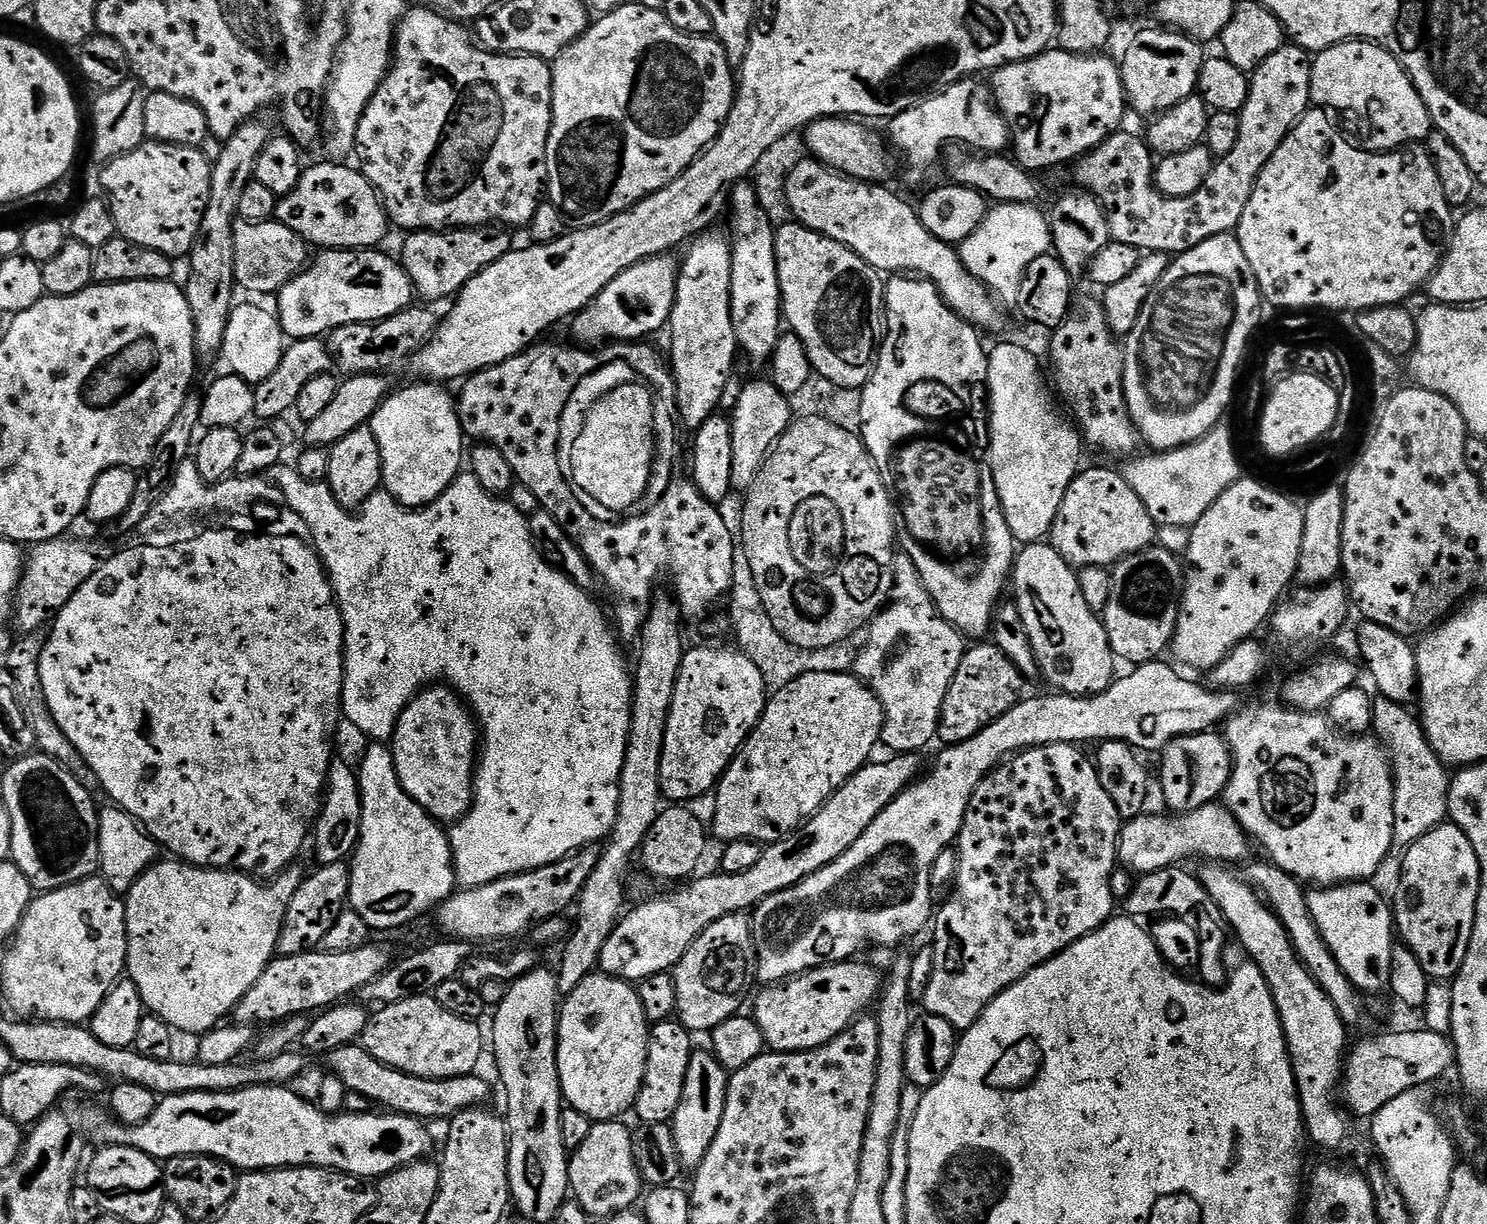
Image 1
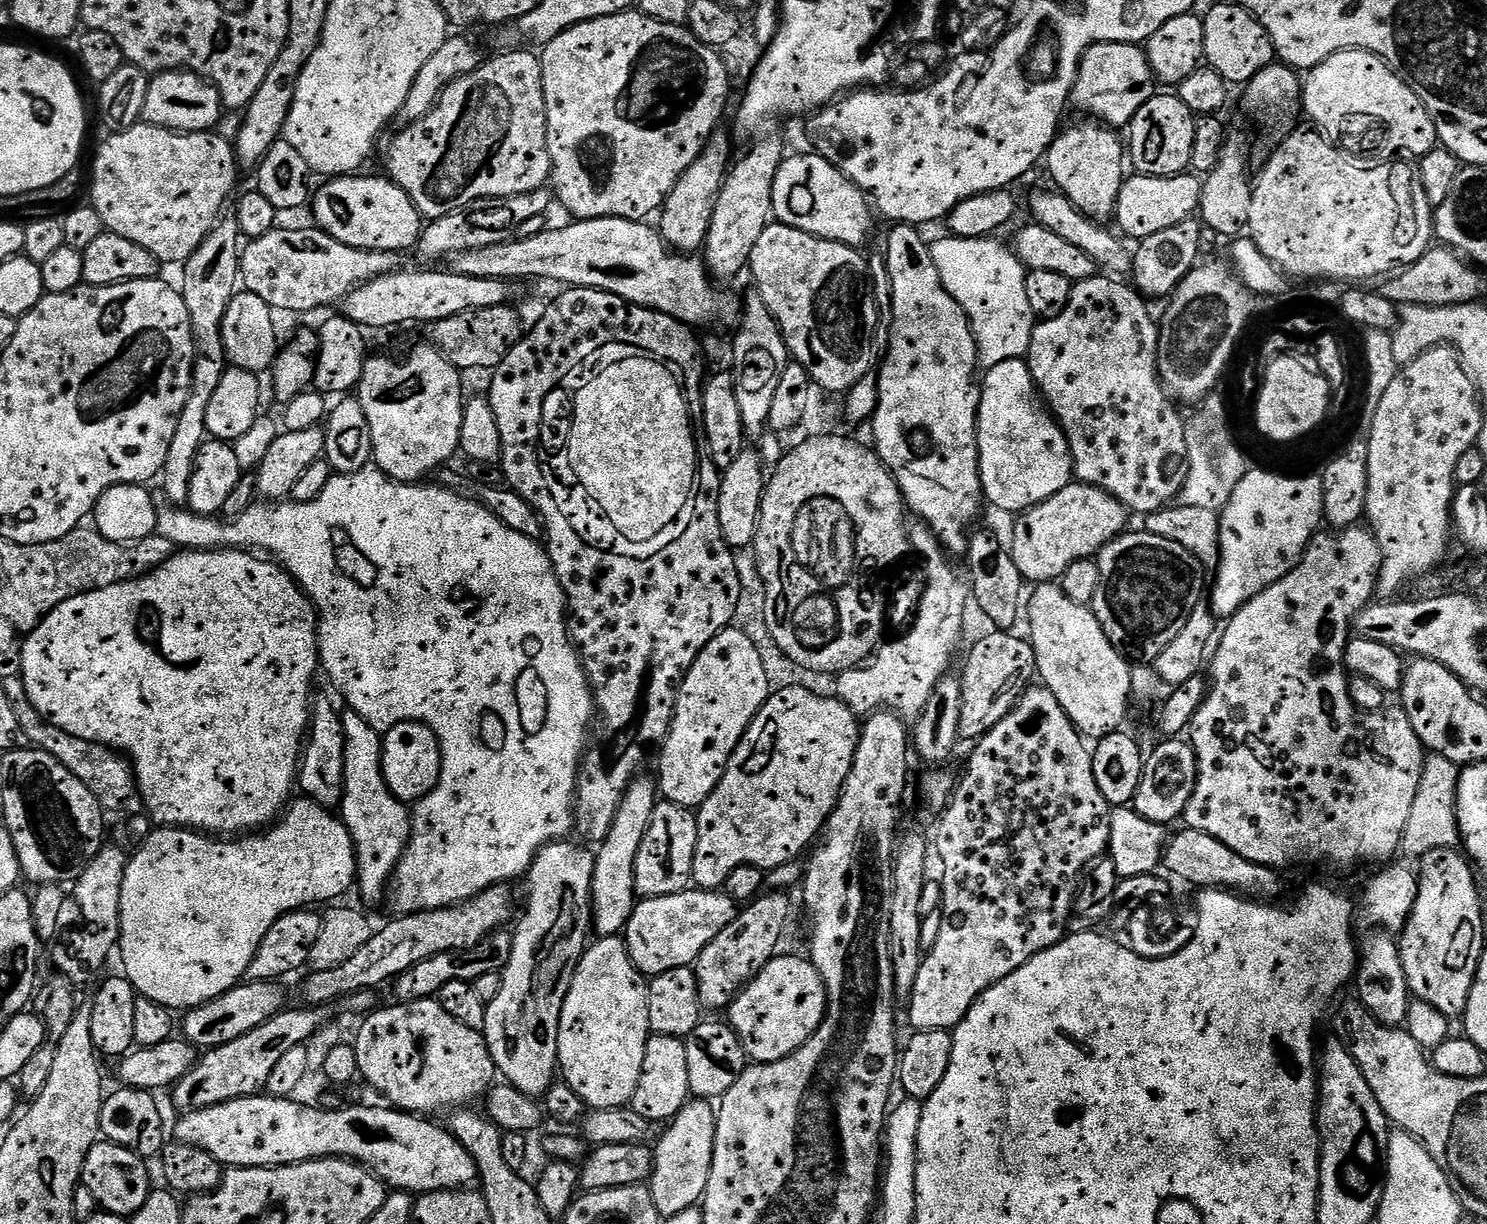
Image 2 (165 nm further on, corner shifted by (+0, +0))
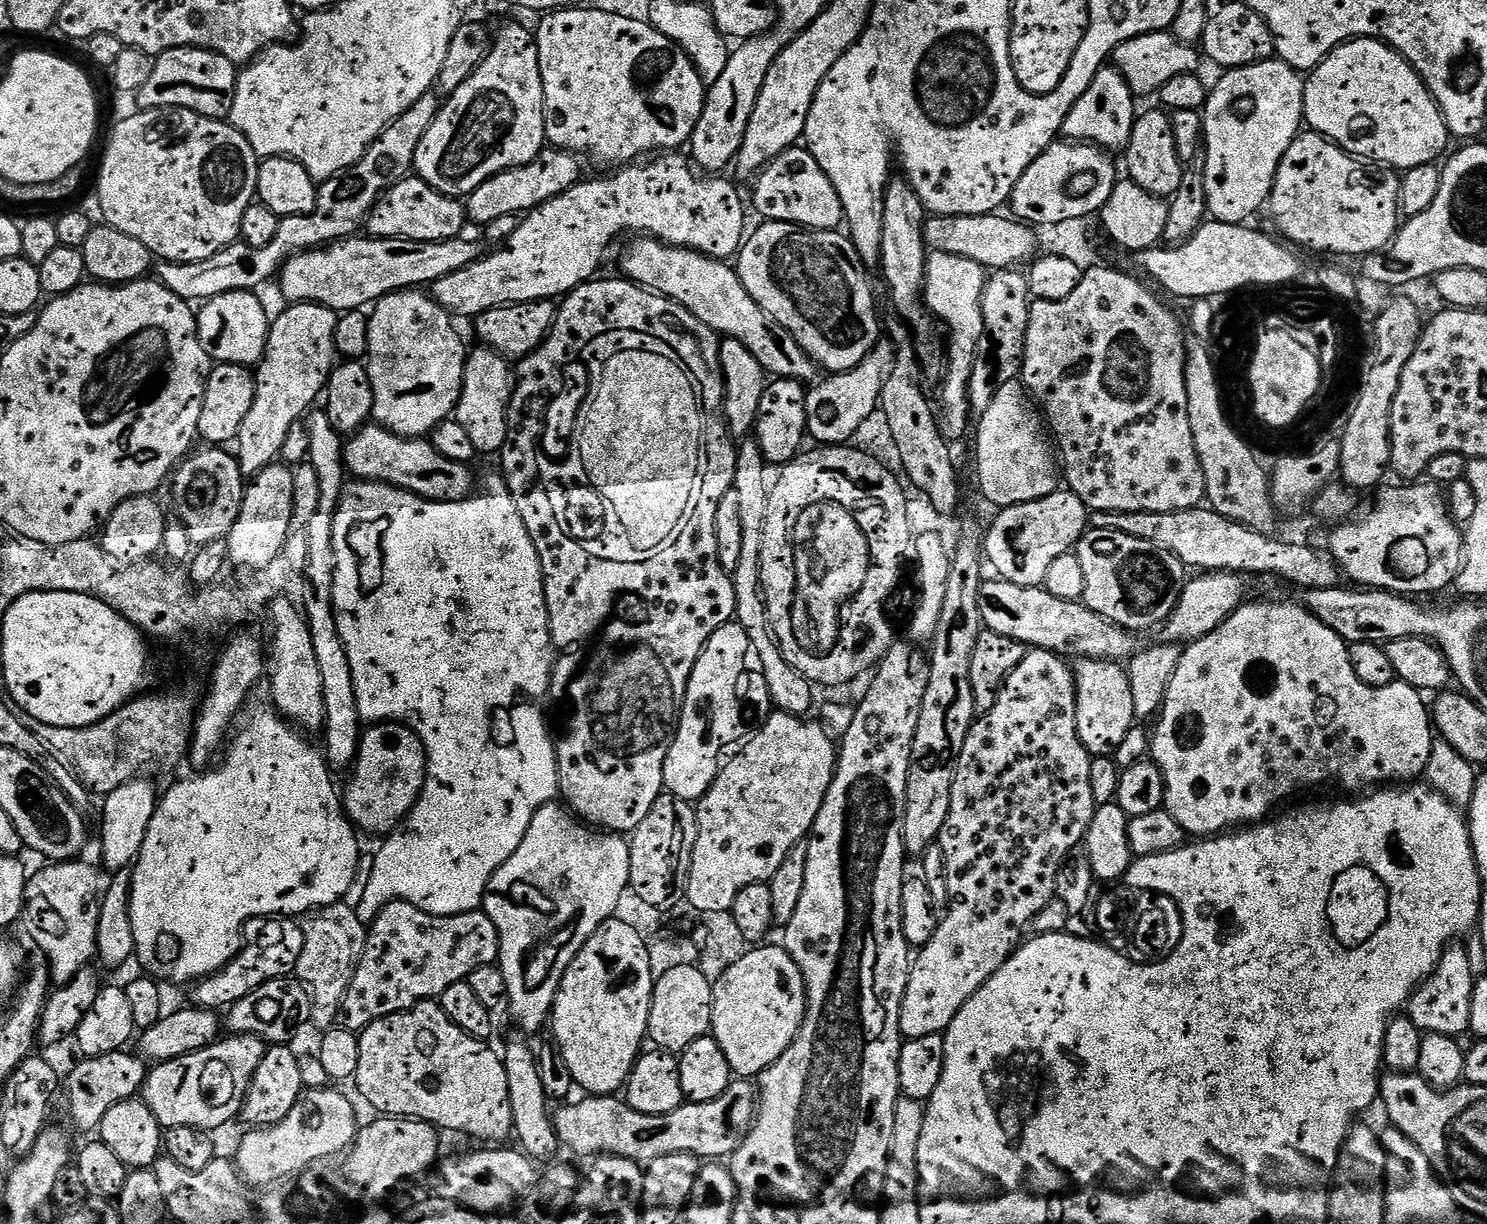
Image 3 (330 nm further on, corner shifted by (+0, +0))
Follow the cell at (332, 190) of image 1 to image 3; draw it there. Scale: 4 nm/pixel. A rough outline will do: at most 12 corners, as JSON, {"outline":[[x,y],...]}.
{"outline":[[409,174],[374,202],[367,235],[455,240],[466,208]]}

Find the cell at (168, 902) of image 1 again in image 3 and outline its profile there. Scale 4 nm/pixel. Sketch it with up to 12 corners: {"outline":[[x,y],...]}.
{"outline":[[256,708],[159,797],[135,959],[191,985],[255,916],[339,904],[358,832],[325,753]]}

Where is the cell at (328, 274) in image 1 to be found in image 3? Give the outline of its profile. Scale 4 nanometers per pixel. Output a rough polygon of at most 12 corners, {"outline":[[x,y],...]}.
{"outline":[[660,154],[534,208],[430,285],[453,317],[563,298],[636,232],[727,261],[740,192]]}

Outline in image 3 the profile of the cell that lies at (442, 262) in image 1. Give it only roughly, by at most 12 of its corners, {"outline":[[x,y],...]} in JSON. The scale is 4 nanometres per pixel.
{"outline":[[545,147],[466,198],[467,219],[540,208],[581,183],[579,162]]}

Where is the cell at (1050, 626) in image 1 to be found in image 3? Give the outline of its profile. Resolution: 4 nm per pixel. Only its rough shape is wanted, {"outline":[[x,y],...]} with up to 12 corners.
{"outline":[[1075,661],[1076,729],[1089,756],[1115,757],[1137,723],[1127,671]]}

